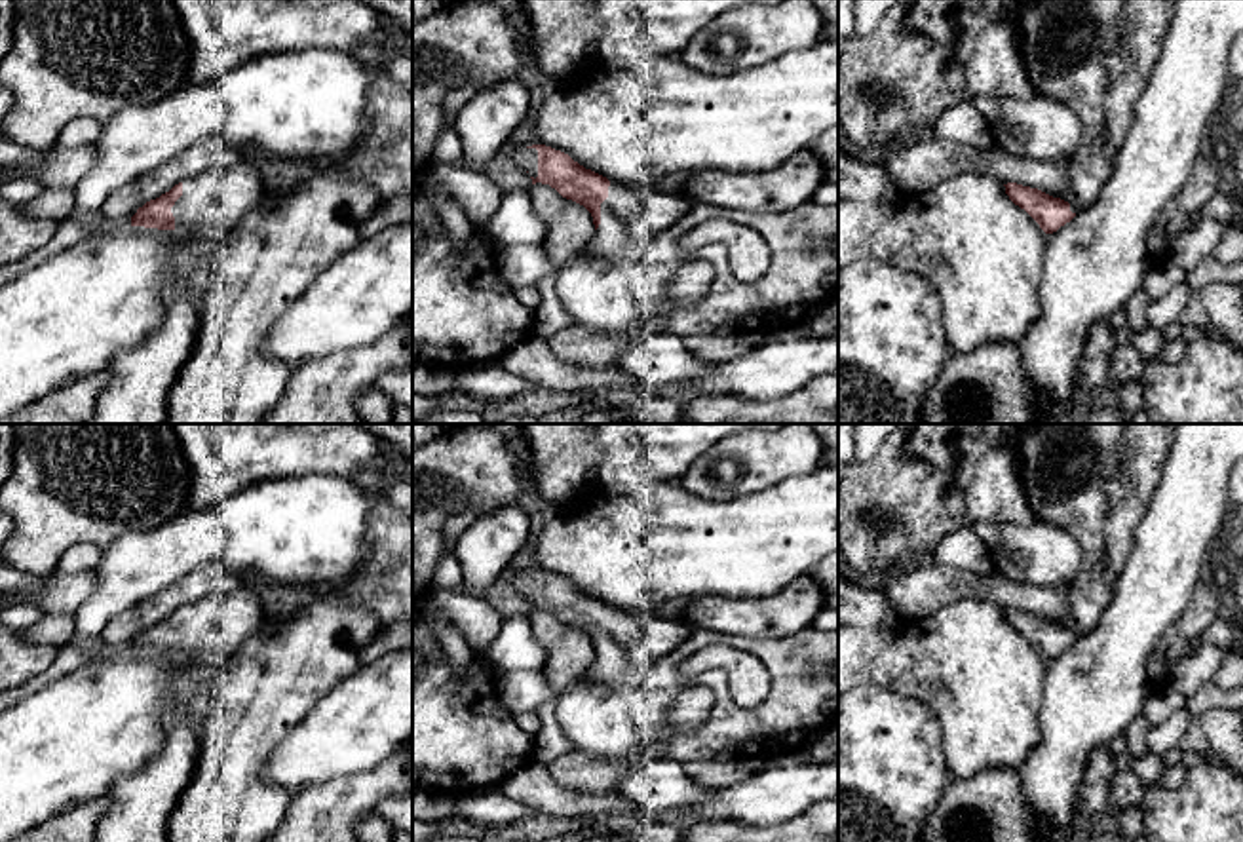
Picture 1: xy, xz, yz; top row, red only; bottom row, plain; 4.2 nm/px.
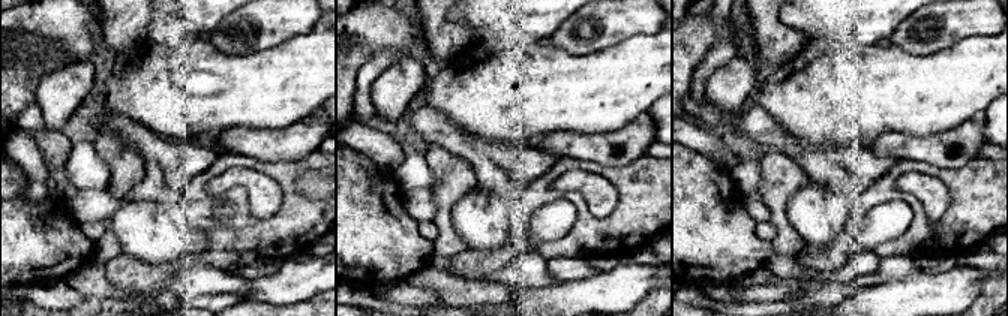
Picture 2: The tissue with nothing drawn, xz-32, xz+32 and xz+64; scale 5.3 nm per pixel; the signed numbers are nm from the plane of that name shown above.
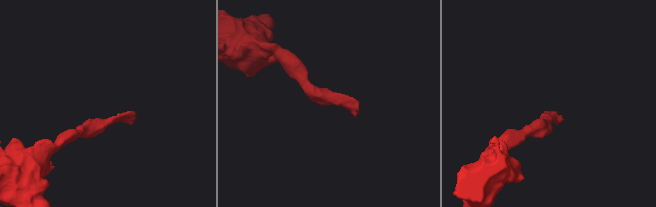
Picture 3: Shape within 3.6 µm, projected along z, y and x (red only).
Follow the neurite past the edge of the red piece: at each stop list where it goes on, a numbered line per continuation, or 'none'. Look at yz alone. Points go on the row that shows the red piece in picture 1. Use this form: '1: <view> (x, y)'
1: yz (1063, 42)

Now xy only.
1: xy (213, 204)

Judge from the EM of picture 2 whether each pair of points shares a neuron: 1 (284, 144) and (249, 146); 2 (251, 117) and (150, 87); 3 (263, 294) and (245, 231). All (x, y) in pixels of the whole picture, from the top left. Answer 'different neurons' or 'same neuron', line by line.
1: same neuron
2: same neuron
3: different neurons

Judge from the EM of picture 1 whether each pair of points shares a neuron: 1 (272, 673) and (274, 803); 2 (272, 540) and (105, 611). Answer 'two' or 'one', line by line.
1: one
2: one

